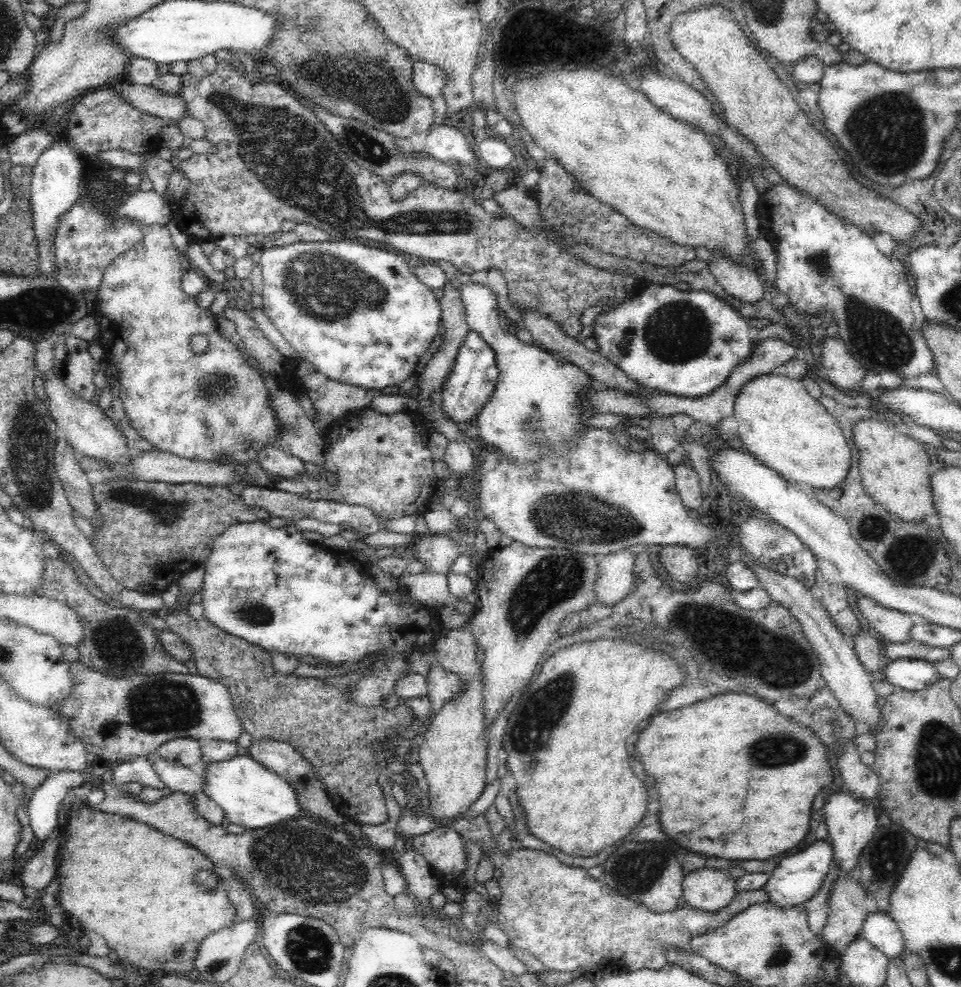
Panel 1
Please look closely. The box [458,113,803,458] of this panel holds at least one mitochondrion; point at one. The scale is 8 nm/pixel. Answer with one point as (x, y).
(677, 332)

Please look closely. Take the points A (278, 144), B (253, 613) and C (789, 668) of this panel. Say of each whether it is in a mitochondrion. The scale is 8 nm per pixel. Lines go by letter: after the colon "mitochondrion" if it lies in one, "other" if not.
A: mitochondrion
B: mitochondrion
C: mitochondrion

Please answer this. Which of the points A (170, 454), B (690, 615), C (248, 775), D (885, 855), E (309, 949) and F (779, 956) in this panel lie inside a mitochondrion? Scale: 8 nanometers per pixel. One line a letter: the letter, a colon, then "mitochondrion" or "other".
A: other
B: mitochondrion
C: other
D: mitochondrion
E: mitochondrion
F: mitochondrion

